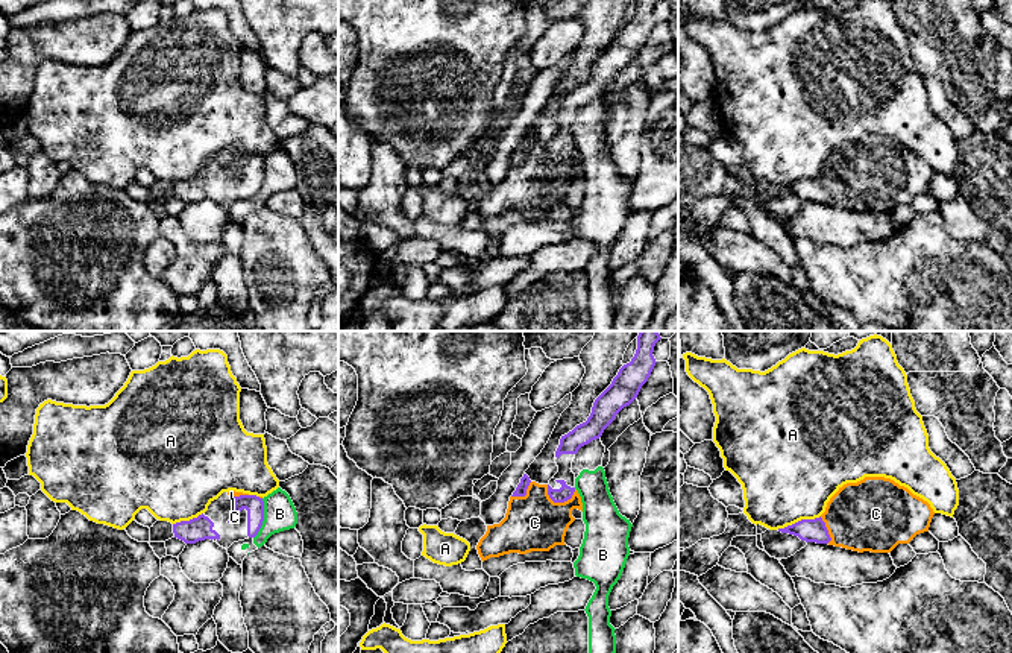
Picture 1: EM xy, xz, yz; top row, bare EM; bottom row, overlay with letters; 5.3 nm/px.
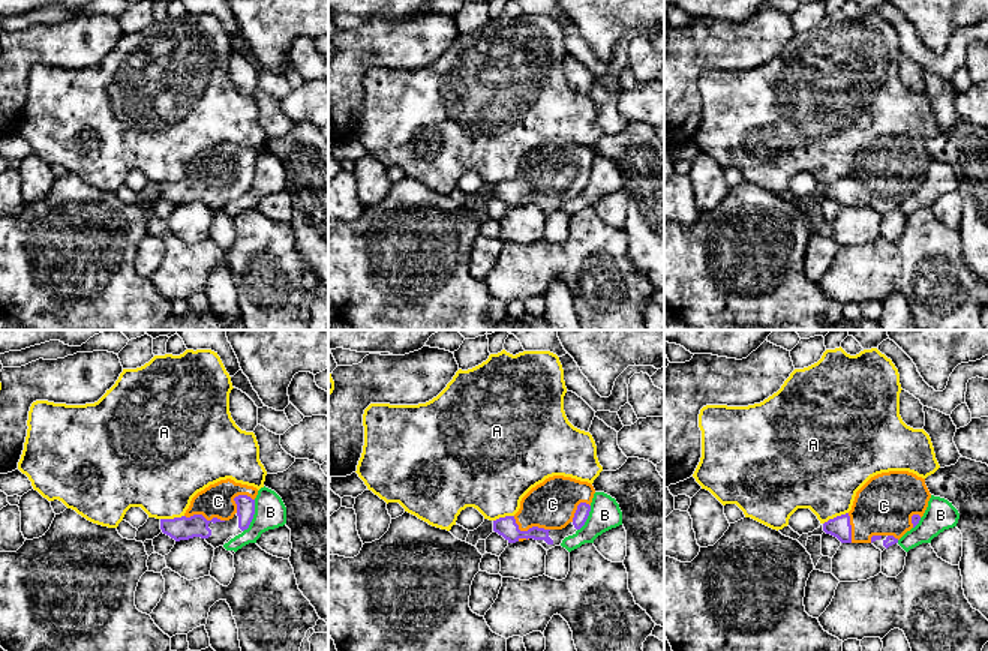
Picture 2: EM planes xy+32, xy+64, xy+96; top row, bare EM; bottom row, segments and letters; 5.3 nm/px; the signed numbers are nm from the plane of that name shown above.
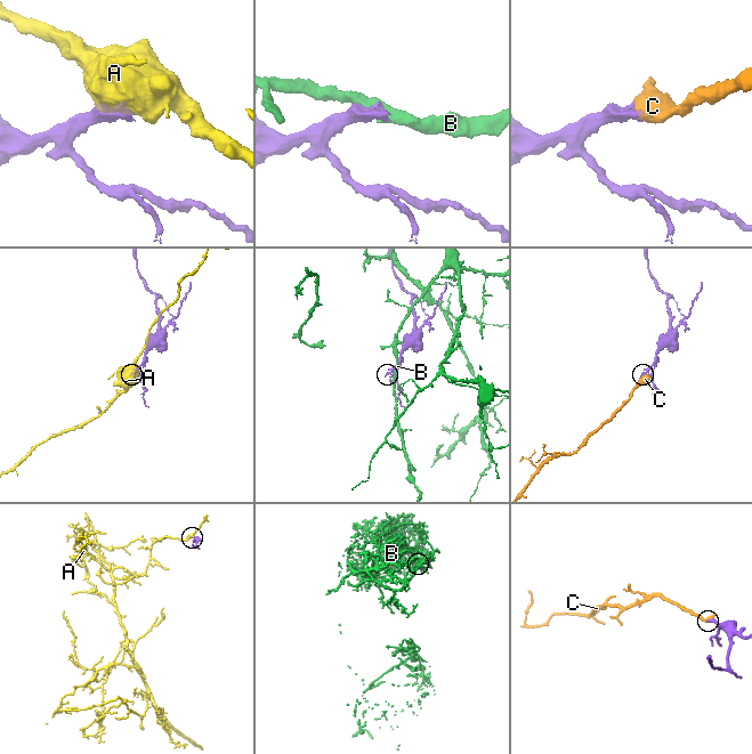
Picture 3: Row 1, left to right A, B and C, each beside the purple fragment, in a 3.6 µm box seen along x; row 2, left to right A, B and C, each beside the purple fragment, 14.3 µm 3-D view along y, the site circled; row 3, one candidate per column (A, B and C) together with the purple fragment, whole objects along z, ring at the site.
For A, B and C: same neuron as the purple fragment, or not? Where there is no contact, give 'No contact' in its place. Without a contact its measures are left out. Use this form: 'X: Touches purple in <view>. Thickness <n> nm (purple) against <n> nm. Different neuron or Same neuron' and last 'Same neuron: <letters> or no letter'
A: Touches purple in yz. Thickness 130 nm (purple) against 480 nm. Different neuron
B: Touches purple in xy. Thickness 100 nm (purple) against 180 nm. Different neuron
C: Touches purple in xz. Thickness 80 nm (purple) against 300 nm. Same neuron
Same neuron: C

